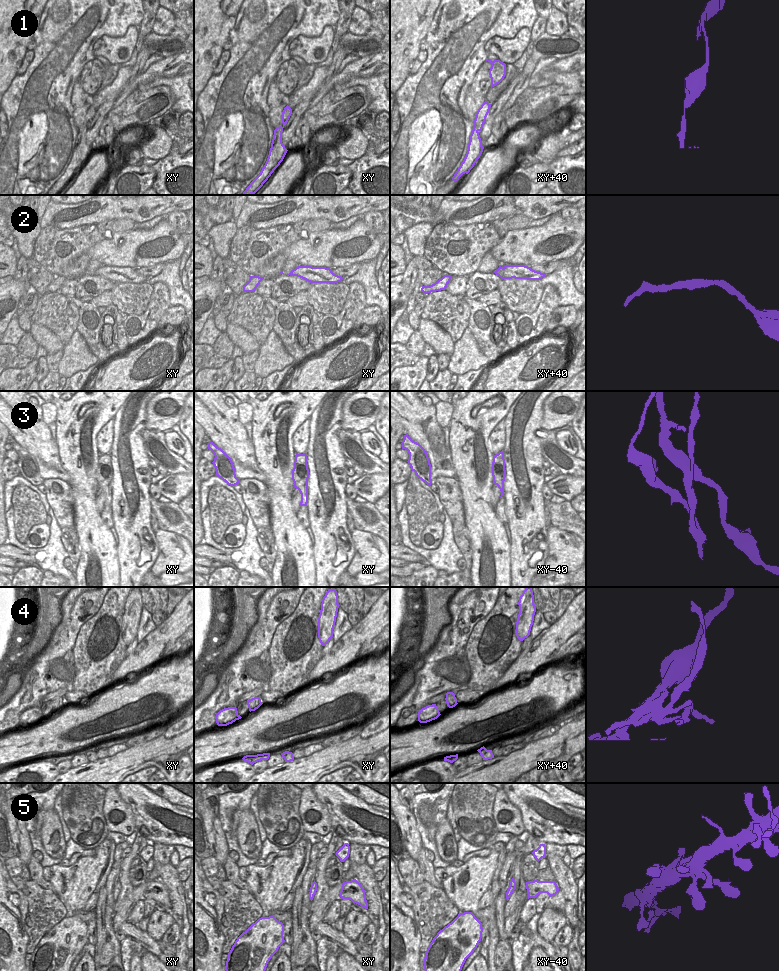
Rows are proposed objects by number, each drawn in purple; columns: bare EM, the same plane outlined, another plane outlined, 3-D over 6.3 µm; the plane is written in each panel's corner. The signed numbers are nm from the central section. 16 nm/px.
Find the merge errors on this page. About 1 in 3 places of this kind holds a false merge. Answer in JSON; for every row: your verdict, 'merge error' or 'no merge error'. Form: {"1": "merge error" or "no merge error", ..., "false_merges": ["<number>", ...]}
{"1": "no merge error", "2": "no merge error", "3": "merge error", "4": "merge error", "5": "no merge error", "false_merges": ["3", "4"]}

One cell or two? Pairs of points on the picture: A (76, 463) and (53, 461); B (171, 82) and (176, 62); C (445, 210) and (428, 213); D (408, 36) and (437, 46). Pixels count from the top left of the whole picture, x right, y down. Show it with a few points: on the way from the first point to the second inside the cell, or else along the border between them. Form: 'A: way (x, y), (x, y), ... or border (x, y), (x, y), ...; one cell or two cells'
A: border (55, 440), (60, 465), (67, 472), (69, 482); two cells
B: border (183, 74), (156, 77), (149, 83); two cells
C: border (435, 212), (431, 223); two cells
D: border (433, 18), (423, 40); two cells

